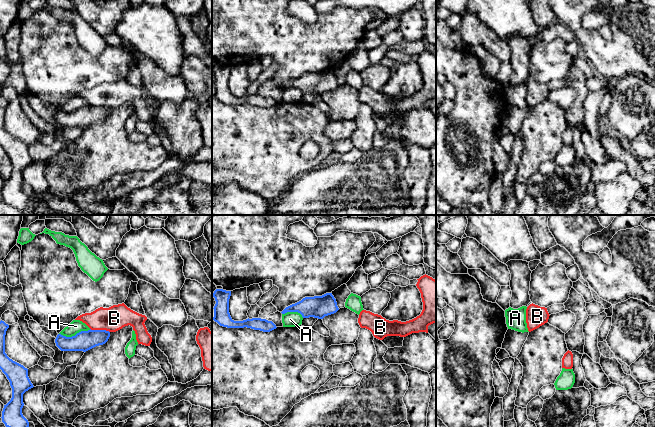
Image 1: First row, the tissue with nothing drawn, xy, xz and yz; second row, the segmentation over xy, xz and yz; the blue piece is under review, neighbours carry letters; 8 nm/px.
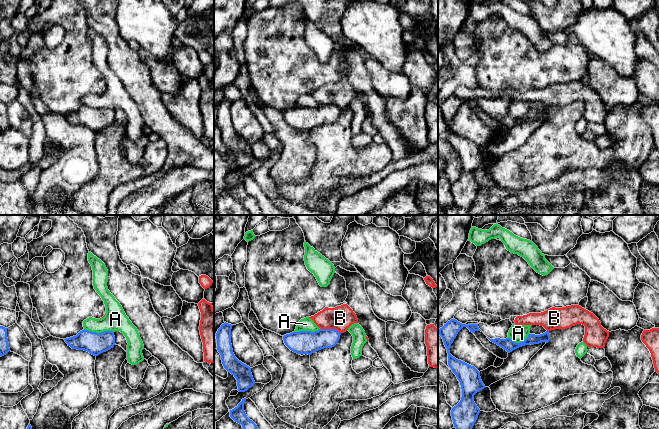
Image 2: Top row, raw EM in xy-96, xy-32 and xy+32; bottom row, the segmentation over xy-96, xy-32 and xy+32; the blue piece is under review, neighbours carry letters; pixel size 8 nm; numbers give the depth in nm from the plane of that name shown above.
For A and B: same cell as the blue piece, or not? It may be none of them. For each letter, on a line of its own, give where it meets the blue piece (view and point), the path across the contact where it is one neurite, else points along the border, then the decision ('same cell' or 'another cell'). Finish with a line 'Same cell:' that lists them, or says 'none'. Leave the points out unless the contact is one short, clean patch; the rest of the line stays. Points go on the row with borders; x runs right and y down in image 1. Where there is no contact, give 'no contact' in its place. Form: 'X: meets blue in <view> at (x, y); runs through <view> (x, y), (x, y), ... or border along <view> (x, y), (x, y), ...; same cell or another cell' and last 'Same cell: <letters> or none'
A: meets blue in xy at (75, 335); border along xy (90, 329), (79, 331), (71, 336), (59, 334); another cell
B: meets blue in xy at (100, 330); border along xy (90, 328), (109, 332); another cell
Same cell: none

